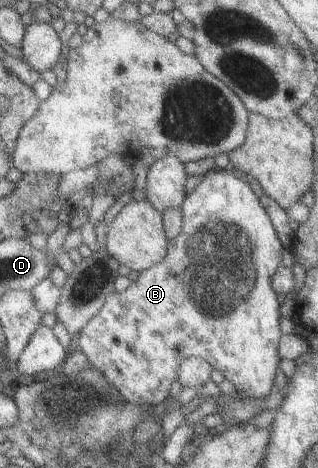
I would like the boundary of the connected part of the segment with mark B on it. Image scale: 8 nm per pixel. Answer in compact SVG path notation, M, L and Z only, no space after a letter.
M217 167L203 175L203 179L193 188L193 191L184 197L183 205L180 208L182 209L181 233L169 241L165 257L159 263L139 272L137 279L132 281L127 289L121 292L114 291L101 307L101 311L75 335L73 348L81 351L89 359L89 363L115 385L125 401L135 405L161 404L167 397L170 397L169 390L171 383L176 380L179 364L191 356L202 357L215 371L221 371L225 379L235 385L236 396L249 399L267 397L273 388L275 373L277 373L277 367L279 367L281 360L278 354L278 343L282 336L279 328L279 321L281 321L280 305L277 300L277 293L271 285L271 276L282 263L284 251L284 247L271 223L271 218L245 179L241 179L235 171Z

